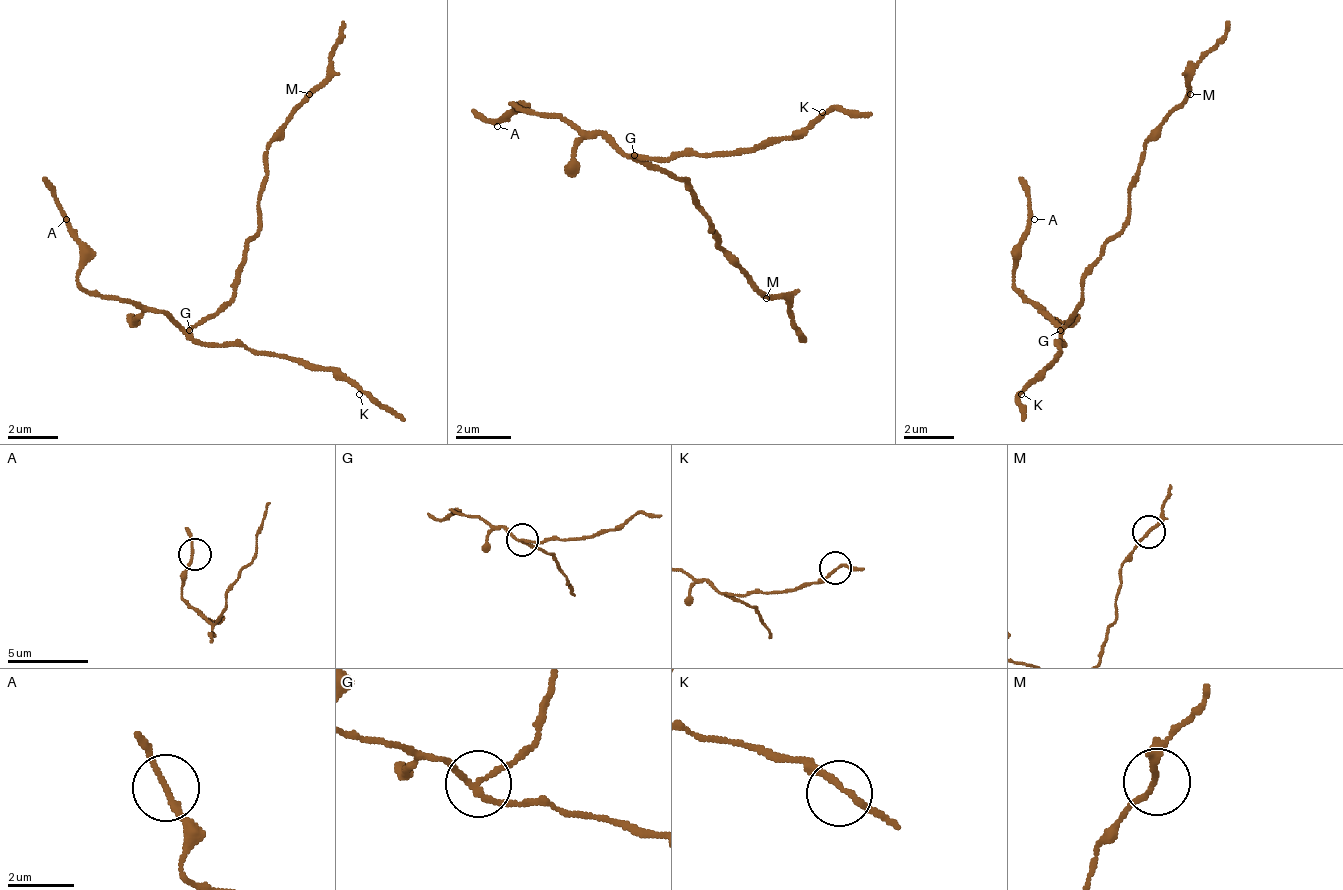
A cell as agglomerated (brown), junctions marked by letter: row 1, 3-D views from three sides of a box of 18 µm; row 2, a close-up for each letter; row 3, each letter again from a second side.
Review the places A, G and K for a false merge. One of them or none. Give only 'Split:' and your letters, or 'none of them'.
Split: G

